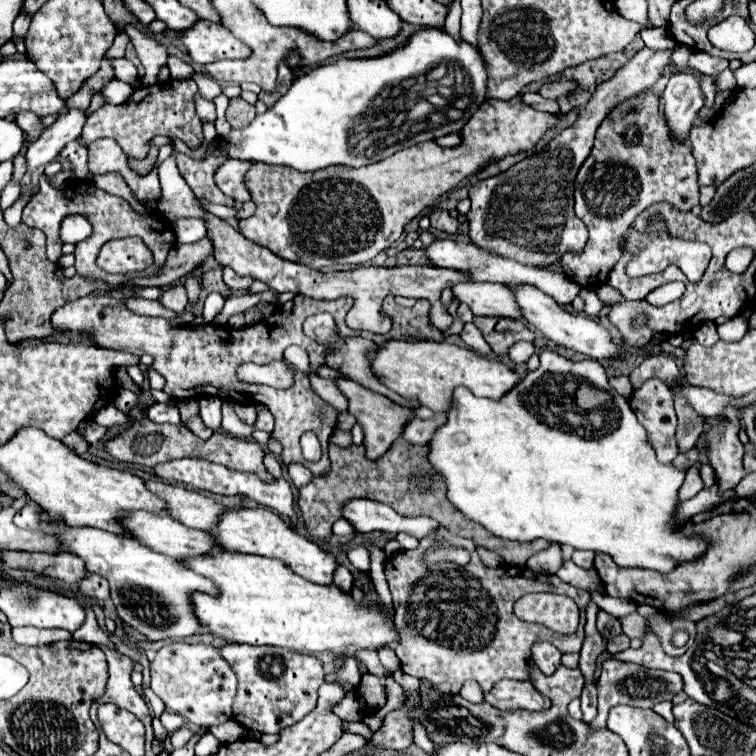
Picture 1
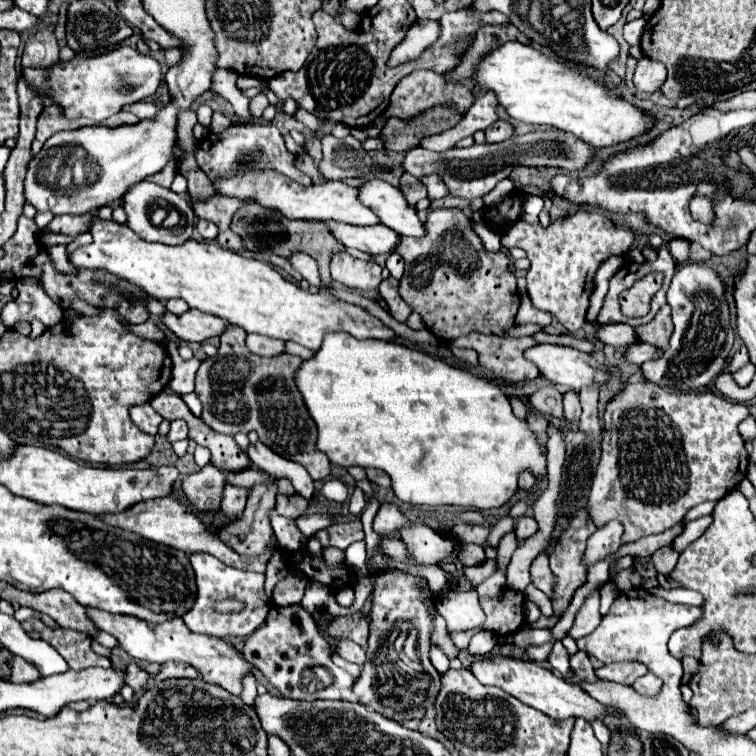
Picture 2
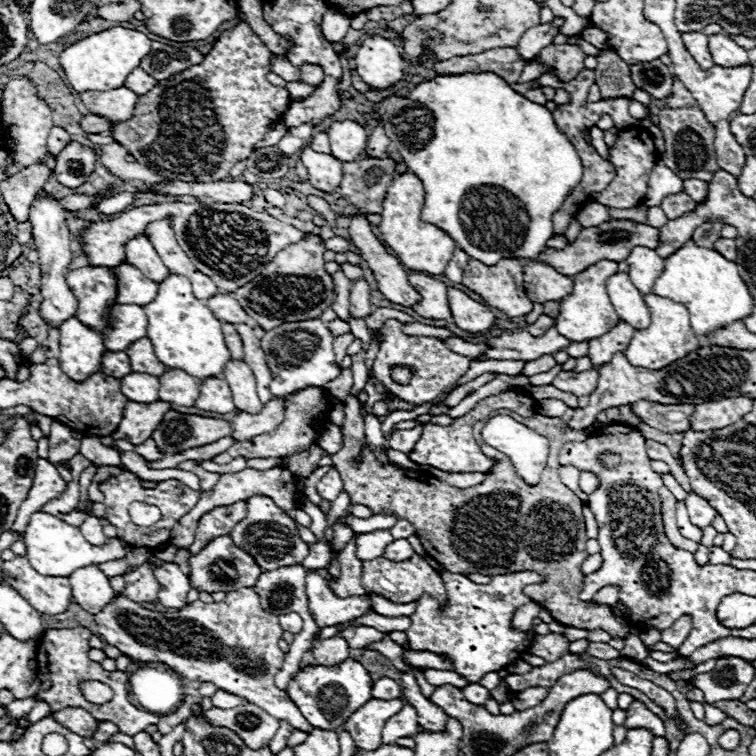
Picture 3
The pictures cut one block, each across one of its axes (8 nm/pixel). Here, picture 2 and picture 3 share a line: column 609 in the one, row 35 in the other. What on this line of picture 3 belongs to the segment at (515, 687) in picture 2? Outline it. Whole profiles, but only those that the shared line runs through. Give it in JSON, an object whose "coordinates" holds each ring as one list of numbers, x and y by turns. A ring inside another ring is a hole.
{"coordinates":[[712,34,708,36,708,50,712,52,712,60,720,66,740,66,748,64,748,54,742,50,728,34]]}

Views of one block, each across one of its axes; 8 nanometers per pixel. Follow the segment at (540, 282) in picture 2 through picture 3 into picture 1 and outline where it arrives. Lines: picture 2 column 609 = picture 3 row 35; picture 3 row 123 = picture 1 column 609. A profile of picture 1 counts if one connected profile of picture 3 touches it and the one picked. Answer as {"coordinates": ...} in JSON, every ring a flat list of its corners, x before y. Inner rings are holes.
{"coordinates":[[648,92,644,98,614,108,610,118,600,124,594,148,576,176,576,216,586,224,590,238,580,256,566,254,560,264,562,272,582,288,590,286,596,290,602,284,602,272,604,282,608,280,620,256,634,244,636,230,632,224,636,216,648,206,668,202,676,204,680,212,690,212,698,204,696,160,686,144,678,150,670,148,670,130,658,114,658,104,658,98],[632,106,634,110,630,110],[632,178,636,180,638,194,632,194]]}

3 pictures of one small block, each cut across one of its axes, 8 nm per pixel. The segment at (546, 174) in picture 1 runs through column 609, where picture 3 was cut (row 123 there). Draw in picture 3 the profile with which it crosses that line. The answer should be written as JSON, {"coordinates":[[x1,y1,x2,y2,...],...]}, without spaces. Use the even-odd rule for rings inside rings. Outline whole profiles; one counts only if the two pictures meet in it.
{"coordinates":[[86,114,80,120,80,126,88,134,100,134,100,132,110,132,112,122,106,120,106,118,102,118,102,116,96,116,96,114]]}

